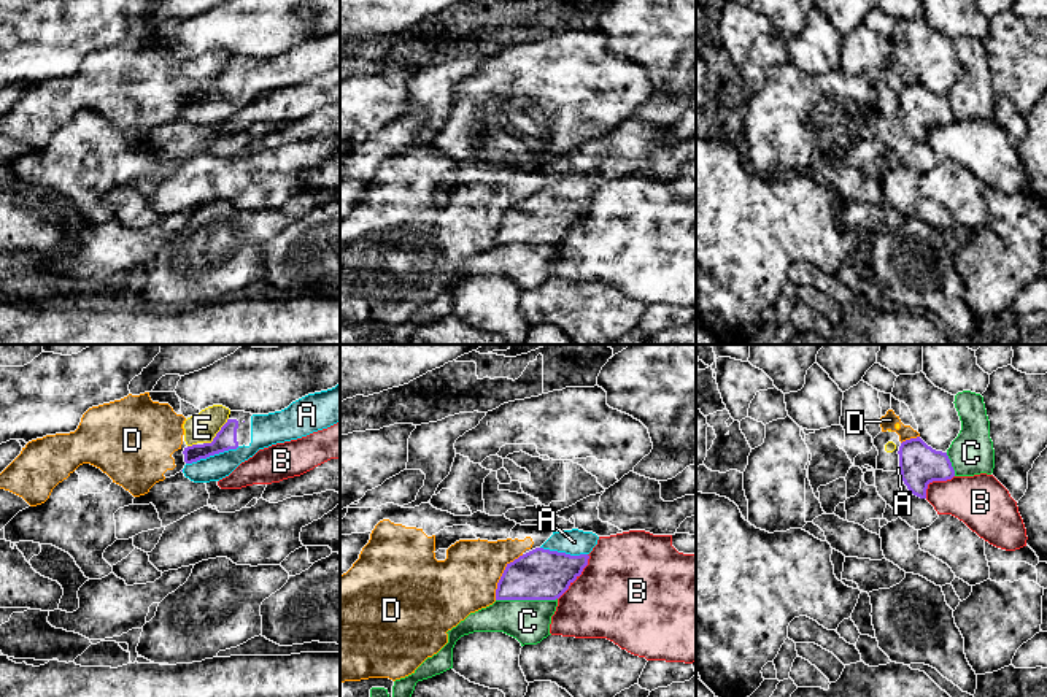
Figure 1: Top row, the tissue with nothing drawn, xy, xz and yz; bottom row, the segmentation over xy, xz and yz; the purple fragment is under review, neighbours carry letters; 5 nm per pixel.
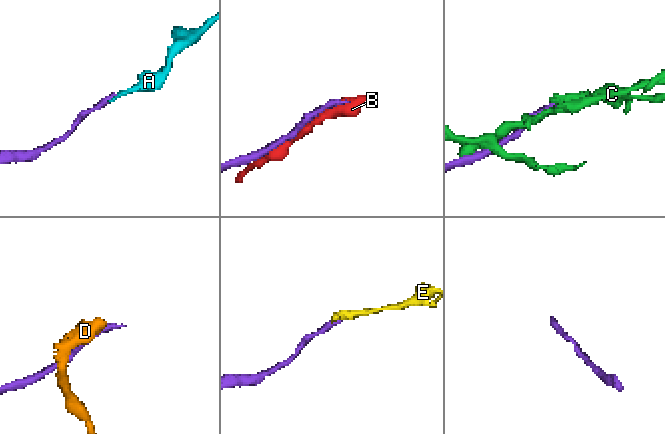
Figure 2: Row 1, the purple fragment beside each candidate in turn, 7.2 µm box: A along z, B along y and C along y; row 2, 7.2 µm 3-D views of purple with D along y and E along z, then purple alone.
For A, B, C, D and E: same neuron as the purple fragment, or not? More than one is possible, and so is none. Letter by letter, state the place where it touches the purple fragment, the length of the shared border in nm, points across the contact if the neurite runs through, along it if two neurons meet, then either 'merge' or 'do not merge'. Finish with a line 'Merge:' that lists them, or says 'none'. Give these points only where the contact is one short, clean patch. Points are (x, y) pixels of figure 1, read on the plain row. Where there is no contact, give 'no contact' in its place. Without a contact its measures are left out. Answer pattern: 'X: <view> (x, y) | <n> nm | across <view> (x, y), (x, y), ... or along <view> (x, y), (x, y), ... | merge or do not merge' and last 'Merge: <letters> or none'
A: xy (212, 99) | 280 nm | merge
B: xz (579, 219) | 280 nm | do not merge
C: xz (526, 243) | 320 nm | do not merge
D: xz (502, 219) | 280 nm | do not merge
E: xy (216, 78) | 180 nm | along xy (227, 62), (216, 80), (204, 88) | do not merge
Merge: A

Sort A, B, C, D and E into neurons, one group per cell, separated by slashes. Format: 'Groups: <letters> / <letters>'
Groups: A / B / C / D E

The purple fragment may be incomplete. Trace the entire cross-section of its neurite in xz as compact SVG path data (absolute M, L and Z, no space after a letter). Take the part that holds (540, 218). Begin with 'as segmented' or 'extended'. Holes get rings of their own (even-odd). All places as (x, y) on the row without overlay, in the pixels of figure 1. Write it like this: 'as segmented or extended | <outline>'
extended | M578 173L553 176L553 179L513 206L507 208L496 233L496 245L556 245L581 219L588 210L589 197L597 189L599 181Z

